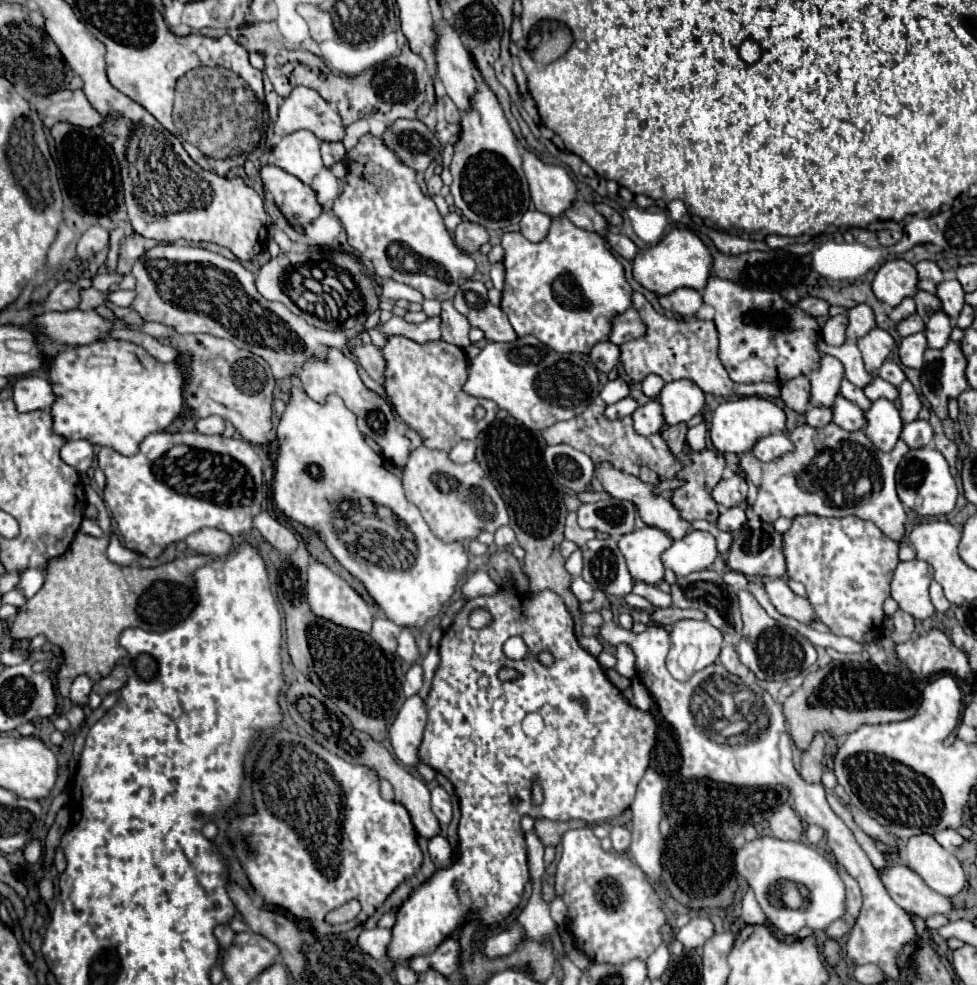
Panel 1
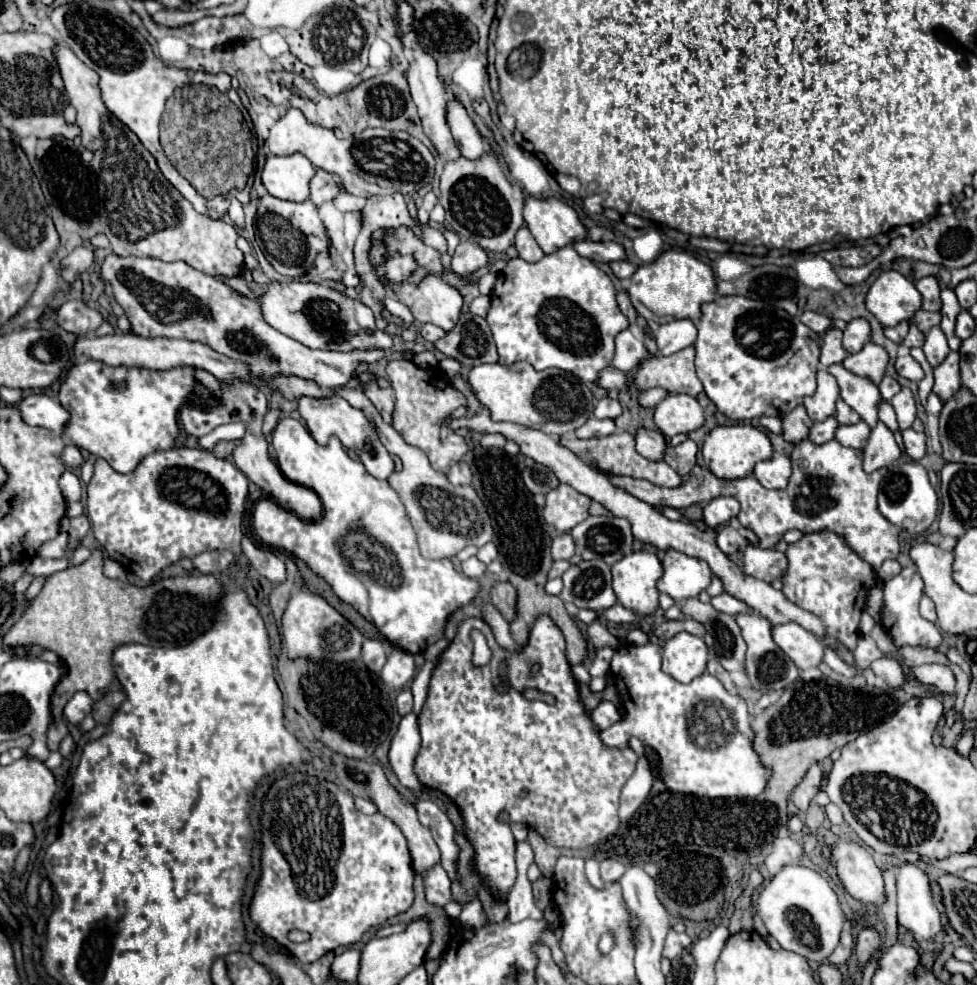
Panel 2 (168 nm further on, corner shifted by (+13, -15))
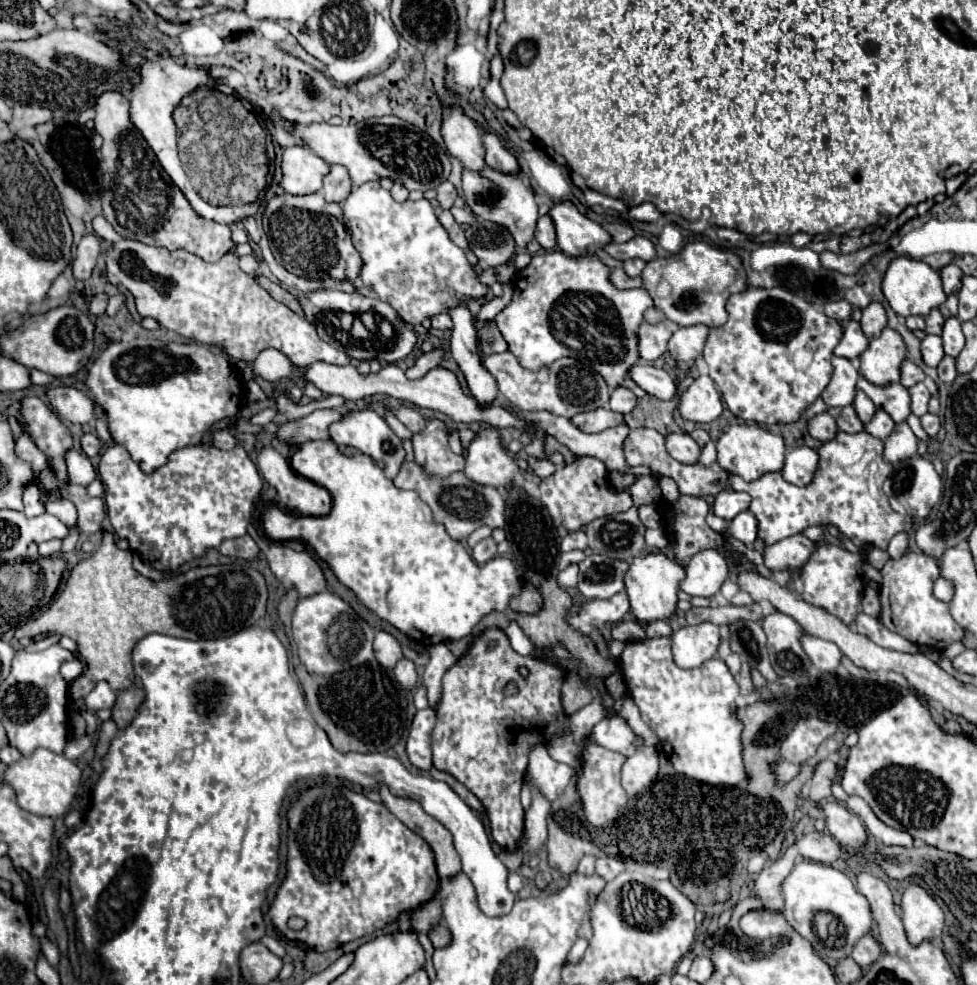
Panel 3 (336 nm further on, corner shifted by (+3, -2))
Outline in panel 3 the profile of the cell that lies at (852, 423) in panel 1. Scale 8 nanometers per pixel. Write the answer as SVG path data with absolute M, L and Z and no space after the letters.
M879 409L879 411L877 411L877 415L873 417L873 421L865 425L865 431L867 431L867 433L871 433L873 437L877 437L877 439L883 439L883 441L885 441L885 439L891 435L893 427L895 427L893 419L891 419L885 411L881 411L881 409Z

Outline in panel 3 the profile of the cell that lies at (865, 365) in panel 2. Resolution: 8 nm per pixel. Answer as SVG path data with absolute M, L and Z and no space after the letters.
M885 327L877 339L873 339L867 351L861 355L861 377L877 387L885 387L891 383L899 383L901 377L901 363L907 355L903 337Z

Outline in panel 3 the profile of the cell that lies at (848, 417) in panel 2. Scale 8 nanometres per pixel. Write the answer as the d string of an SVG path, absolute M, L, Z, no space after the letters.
M861 389L857 391L853 405L855 405L855 411L857 411L857 415L859 415L859 419L861 419L863 423L869 423L869 419L873 419L873 415L875 415L875 411L877 411L875 405L873 405L873 401L871 401Z

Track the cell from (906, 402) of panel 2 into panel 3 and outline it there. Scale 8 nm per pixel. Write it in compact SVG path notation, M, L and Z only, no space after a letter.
M925 383L913 385L909 389L909 395L911 395L911 411L913 411L913 415L917 415L917 417L925 415L927 413L927 403L931 399L931 393L927 391Z

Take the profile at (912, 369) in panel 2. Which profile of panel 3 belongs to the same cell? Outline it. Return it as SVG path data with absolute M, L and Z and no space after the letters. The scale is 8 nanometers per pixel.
M927 335L927 337L921 341L921 355L923 355L923 361L925 361L927 365L937 367L939 361L945 357L941 337L937 337L937 335Z

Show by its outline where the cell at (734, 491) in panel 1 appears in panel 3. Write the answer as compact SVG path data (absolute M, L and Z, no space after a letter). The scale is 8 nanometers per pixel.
M721 491L715 497L715 505L713 511L717 517L723 517L727 521L731 521L733 517L737 517L741 511L745 511L749 507L751 499L747 493L739 493L739 491Z

